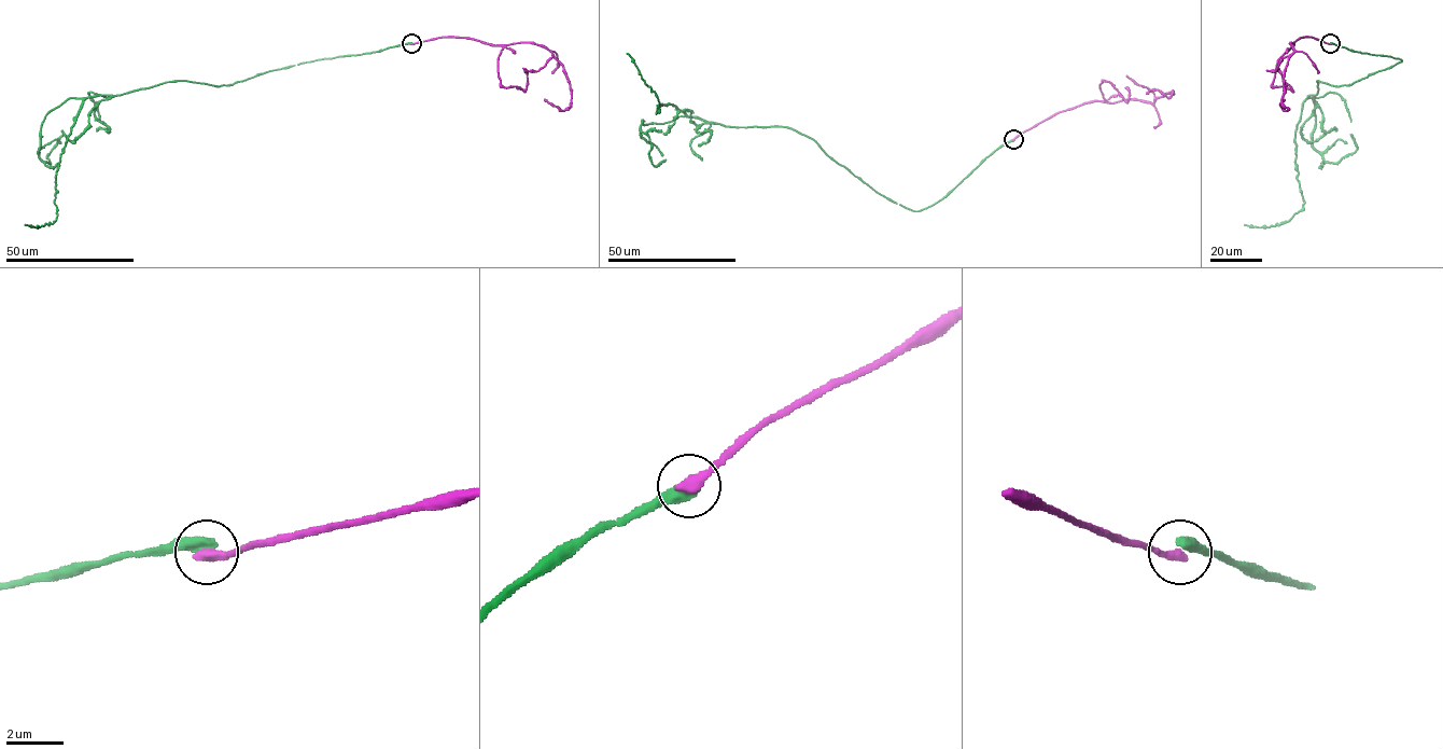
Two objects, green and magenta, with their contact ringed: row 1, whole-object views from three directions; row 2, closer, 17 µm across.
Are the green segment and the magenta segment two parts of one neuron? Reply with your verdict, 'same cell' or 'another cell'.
another cell

